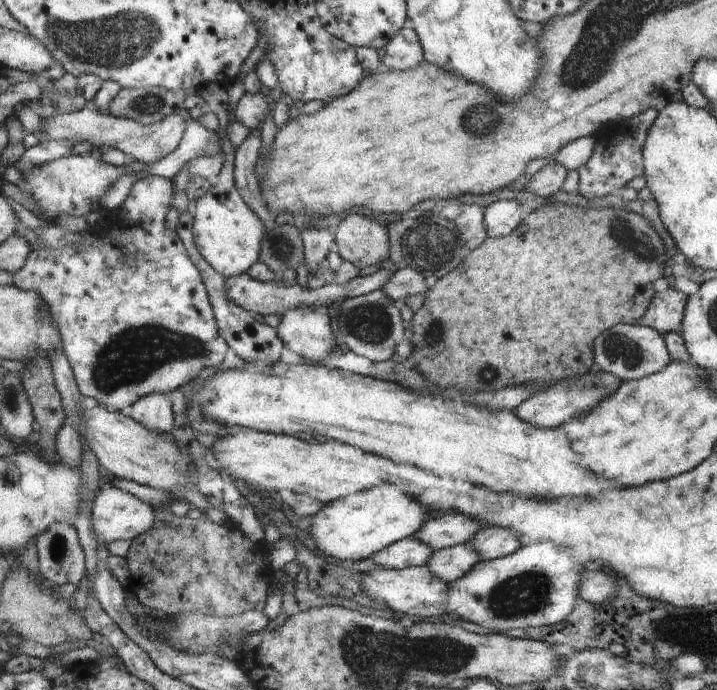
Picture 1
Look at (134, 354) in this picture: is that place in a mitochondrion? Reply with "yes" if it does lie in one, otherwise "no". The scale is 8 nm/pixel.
yes

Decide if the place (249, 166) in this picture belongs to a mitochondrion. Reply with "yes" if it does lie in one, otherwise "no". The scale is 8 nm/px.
no

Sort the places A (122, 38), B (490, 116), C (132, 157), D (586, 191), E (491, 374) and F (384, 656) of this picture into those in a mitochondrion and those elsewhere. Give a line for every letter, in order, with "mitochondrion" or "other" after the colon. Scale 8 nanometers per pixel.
A: mitochondrion
B: mitochondrion
C: other
D: other
E: mitochondrion
F: mitochondrion

